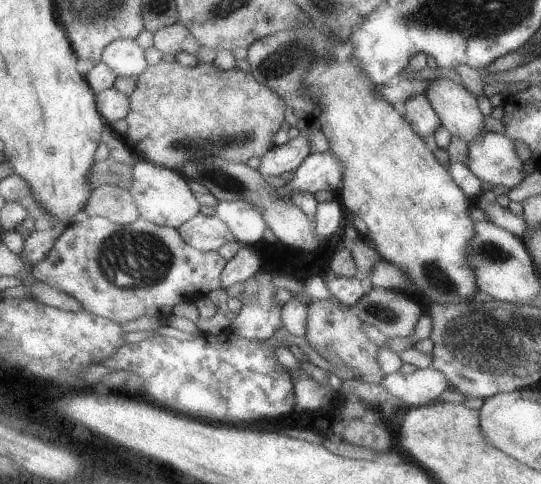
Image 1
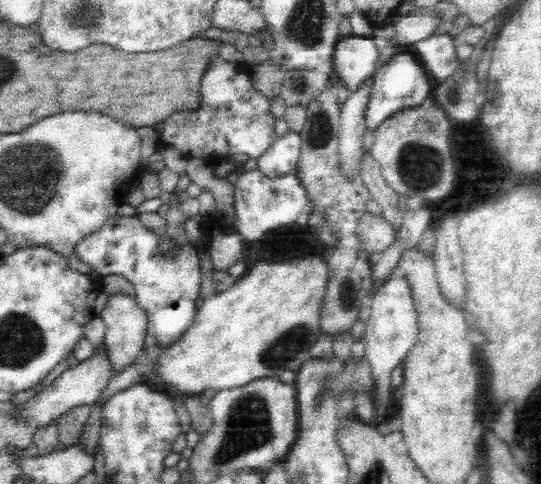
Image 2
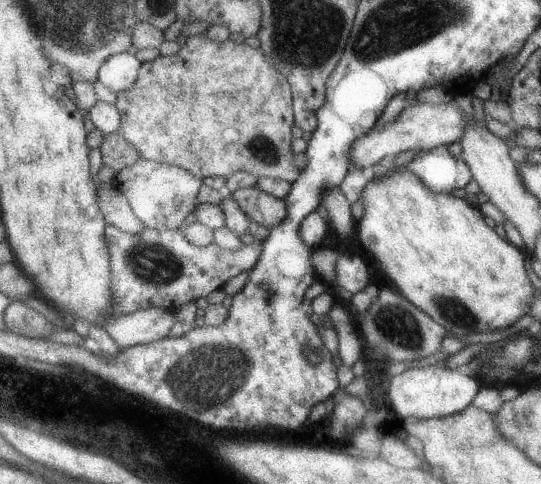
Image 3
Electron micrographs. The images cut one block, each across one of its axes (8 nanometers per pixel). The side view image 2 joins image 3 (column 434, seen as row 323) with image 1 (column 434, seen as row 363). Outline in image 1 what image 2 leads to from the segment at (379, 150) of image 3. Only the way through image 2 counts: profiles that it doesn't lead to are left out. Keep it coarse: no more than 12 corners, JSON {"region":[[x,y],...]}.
{"region":[[425,93],[406,98],[401,109],[423,139],[441,124]]}

